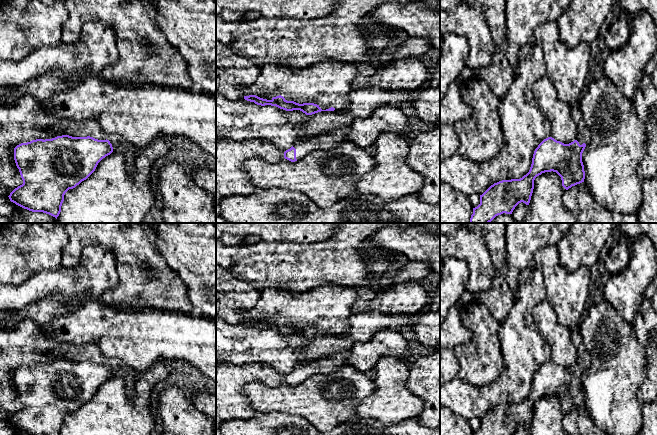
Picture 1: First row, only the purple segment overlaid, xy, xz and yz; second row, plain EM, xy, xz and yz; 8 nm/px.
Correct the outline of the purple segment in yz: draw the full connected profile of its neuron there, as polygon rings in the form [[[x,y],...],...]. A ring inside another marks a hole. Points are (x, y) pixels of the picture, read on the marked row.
[[[579,101],[570,105],[570,111],[576,124],[577,138],[569,144],[552,137],[544,139],[535,149],[530,170],[526,175],[520,179],[494,183],[480,195],[480,204],[473,208],[470,223],[490,223],[498,215],[512,214],[521,202],[529,205],[534,180],[542,173],[556,172],[566,190],[584,182],[582,153],[590,144],[591,132],[582,116]]]

